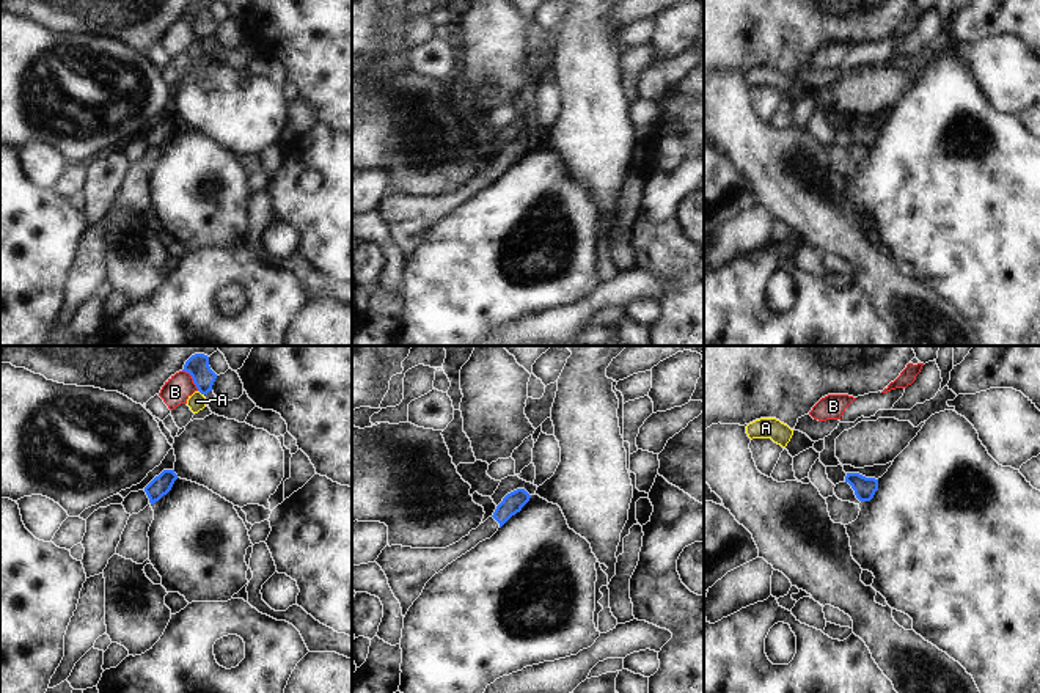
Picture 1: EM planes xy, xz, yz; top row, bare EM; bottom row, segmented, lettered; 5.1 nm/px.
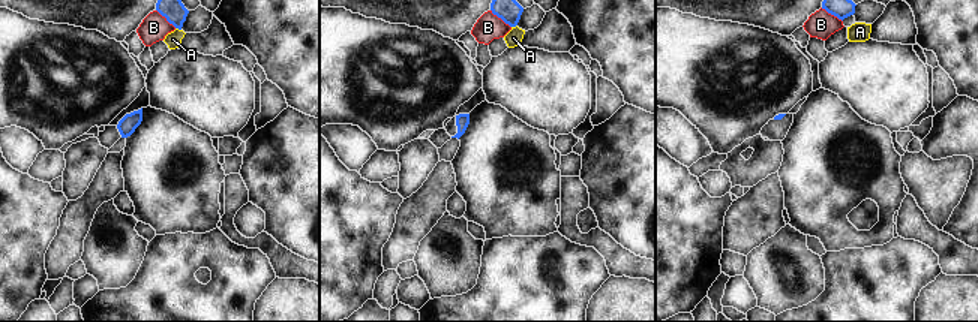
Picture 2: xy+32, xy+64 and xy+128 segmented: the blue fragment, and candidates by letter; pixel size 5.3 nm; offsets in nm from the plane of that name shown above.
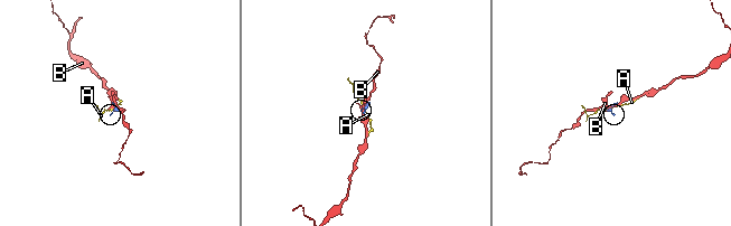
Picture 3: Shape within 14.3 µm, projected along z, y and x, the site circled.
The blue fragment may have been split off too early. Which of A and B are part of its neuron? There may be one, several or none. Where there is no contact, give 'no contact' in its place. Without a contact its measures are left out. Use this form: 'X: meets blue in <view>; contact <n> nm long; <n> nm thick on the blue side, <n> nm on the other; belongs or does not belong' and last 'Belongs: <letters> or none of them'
A: meets blue in xy; contact 40 nm long; 110 nm thick on the blue side, 90 nm on the other; does not belong
B: meets blue in xy; contact 140 nm long; 110 nm thick on the blue side, 140 nm on the other; does not belong
Belongs: none of them

